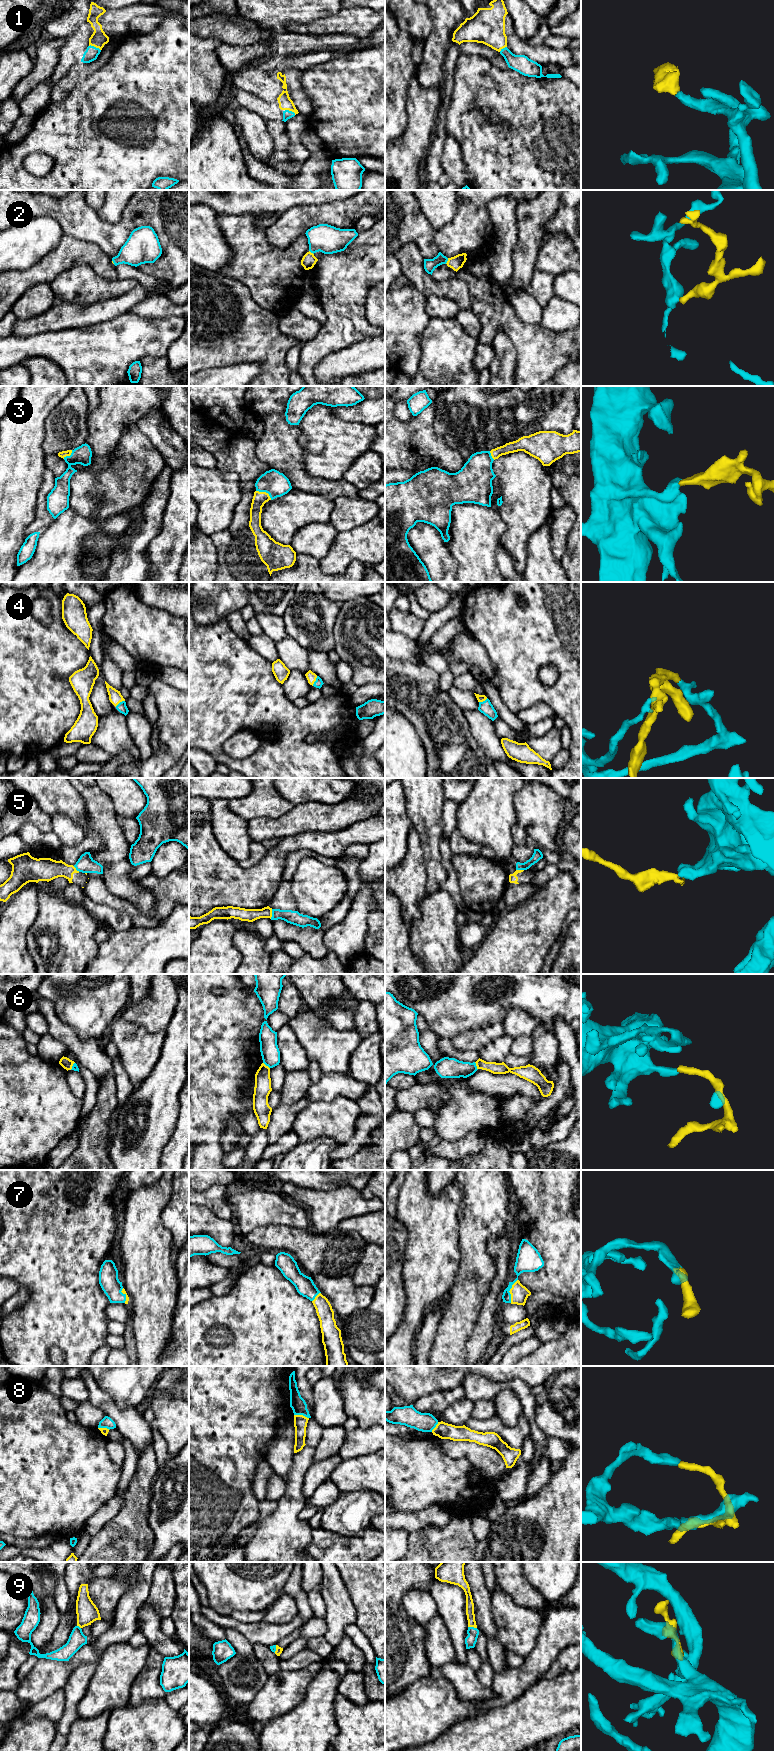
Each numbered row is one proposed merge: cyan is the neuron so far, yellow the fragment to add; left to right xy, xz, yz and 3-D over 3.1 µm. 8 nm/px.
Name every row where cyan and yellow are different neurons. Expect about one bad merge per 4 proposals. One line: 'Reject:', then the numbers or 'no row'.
Reject: 5, 6, 8

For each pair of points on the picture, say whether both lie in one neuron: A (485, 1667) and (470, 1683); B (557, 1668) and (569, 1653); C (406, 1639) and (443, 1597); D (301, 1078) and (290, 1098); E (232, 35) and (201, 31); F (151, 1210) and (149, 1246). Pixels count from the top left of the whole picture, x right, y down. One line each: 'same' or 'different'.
A: different
B: same
C: different
D: same
E: same
F: same

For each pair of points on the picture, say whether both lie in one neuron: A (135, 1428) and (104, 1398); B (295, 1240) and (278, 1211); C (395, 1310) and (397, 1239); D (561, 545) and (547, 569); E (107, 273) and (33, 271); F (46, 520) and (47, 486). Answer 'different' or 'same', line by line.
A: same
B: different
C: same
D: different
E: same
F: same

